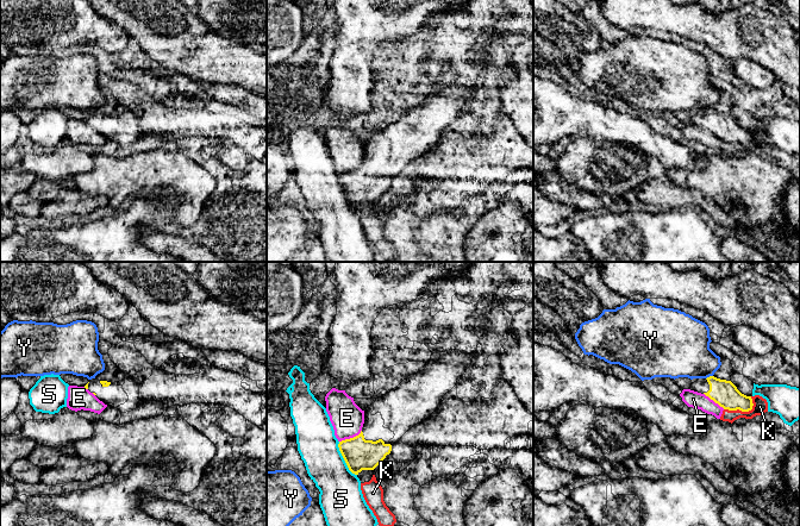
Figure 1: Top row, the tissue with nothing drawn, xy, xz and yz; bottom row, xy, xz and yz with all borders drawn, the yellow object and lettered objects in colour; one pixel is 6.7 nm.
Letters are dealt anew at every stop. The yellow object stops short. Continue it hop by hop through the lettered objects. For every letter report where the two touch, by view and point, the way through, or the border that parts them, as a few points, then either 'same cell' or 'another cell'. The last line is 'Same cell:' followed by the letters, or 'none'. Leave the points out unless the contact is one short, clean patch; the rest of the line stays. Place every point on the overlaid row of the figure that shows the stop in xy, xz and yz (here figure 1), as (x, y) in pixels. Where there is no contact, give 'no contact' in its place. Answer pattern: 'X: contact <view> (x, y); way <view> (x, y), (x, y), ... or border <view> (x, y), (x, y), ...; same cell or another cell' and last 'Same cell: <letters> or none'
E: contact xz (350, 438); border xz (361, 430), (357, 434), (339, 442); another cell
K: contact yz (742, 411); border yz (752, 399), (752, 407), (748, 411), (724, 409); another cell
S: contact xz (344, 459); another cell
Y: contact yz (710, 376); border yz (712, 375), (706, 379); another cell
Same cell: none

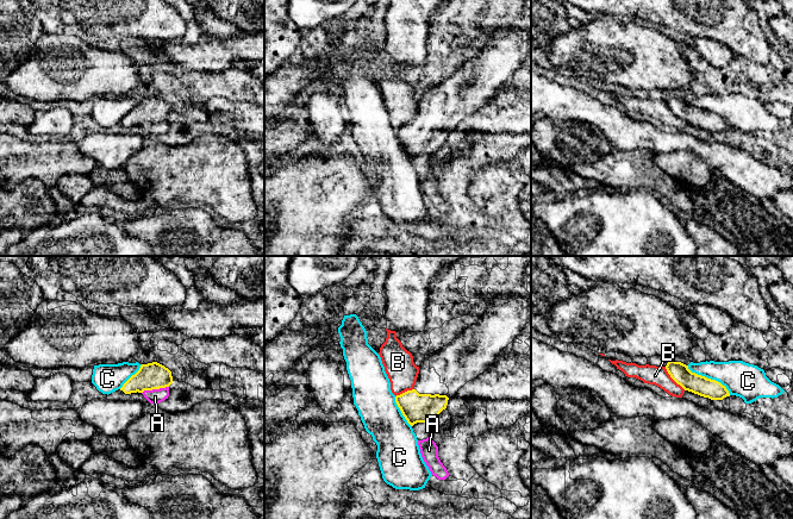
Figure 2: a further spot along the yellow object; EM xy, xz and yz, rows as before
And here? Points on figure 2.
A: contact xy (155, 388); border xy (168, 386), (145, 389), (142, 393); another cell
B: contact yz (673, 379); border yz (665, 367), (667, 373), (685, 389); another cell
C: contact yz (710, 379); another cell
Same cell: none

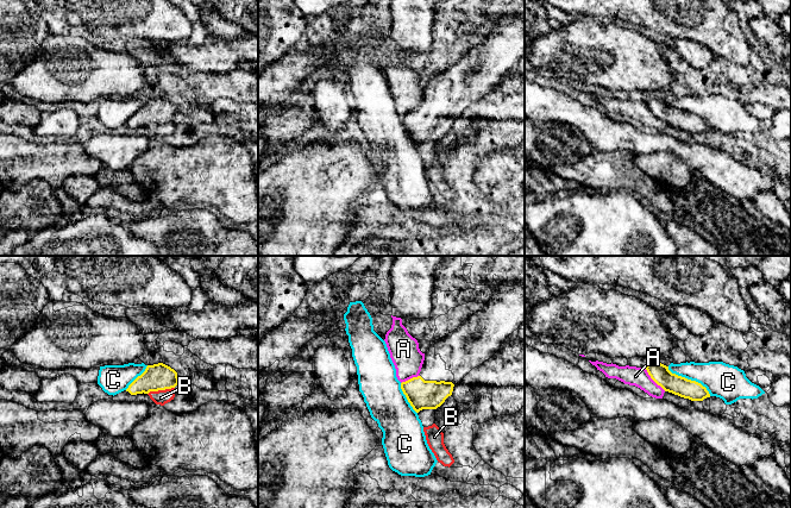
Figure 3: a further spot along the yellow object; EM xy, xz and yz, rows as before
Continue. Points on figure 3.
A: contact yz (653, 380); border yz (645, 368), (647, 374), (665, 390); another cell
B: contact xy (161, 389); border xy (174, 387), (151, 390), (148, 394); another cell
C: contact yz (690, 380); another cell
Same cell: none

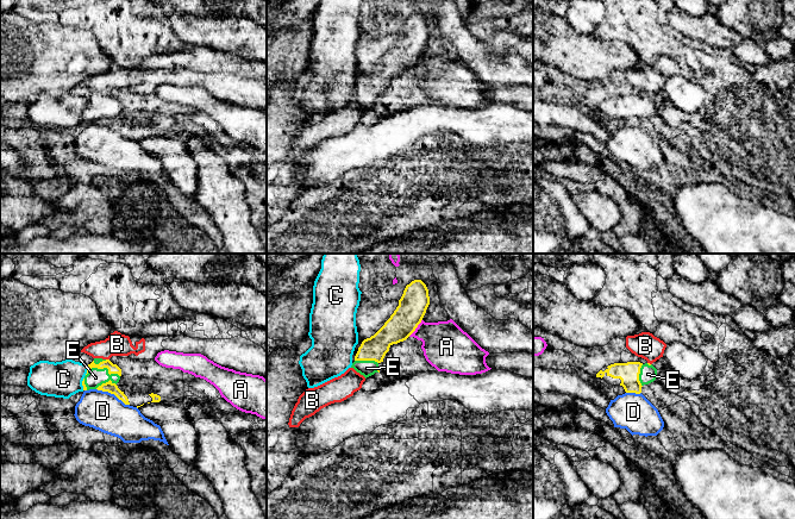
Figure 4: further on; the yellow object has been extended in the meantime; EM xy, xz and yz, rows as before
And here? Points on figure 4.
A: contact xz (417, 326); another cell
B: contact xy (107, 360); border xy (106, 358), (108, 360); another cell
C: contact xy (87, 370); border xy (88, 366), (85, 374); another cell
D: contact xy (113, 393); border xy (96, 388), (113, 393), (129, 405); another cell
E: contact xy (104, 367); way xy (112, 368), (104, 367), (95, 377); same cell
Same cell: E

